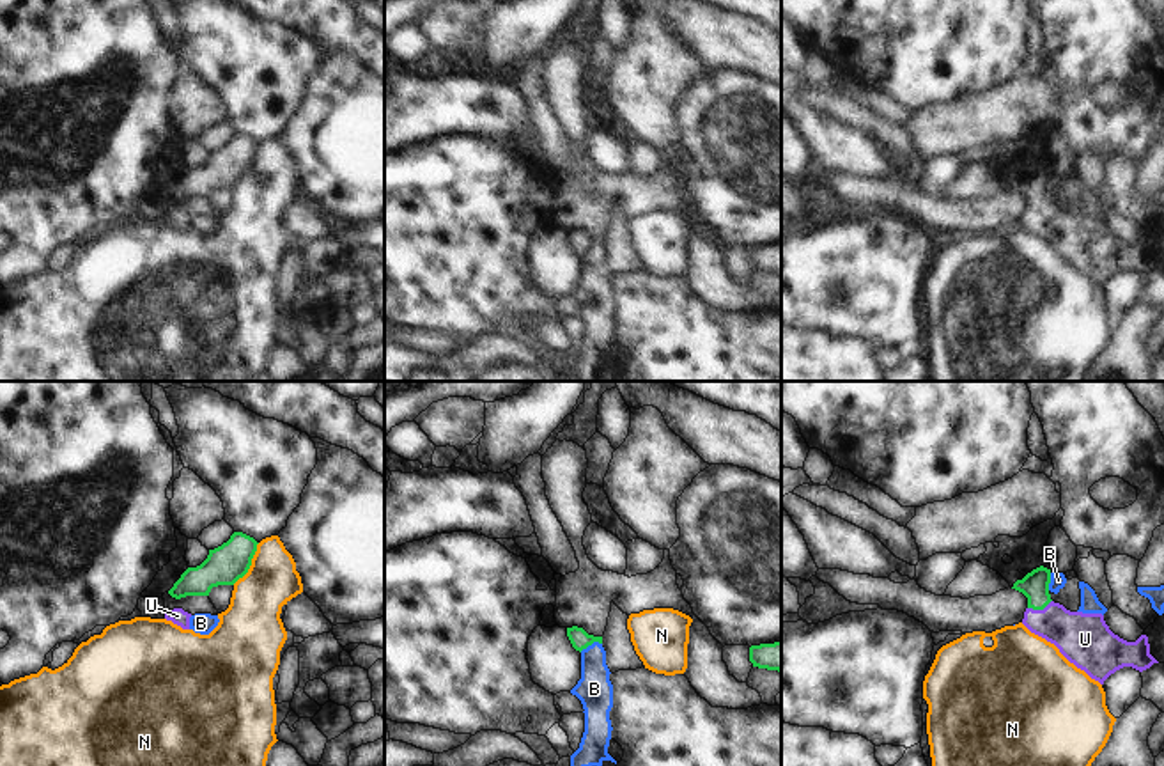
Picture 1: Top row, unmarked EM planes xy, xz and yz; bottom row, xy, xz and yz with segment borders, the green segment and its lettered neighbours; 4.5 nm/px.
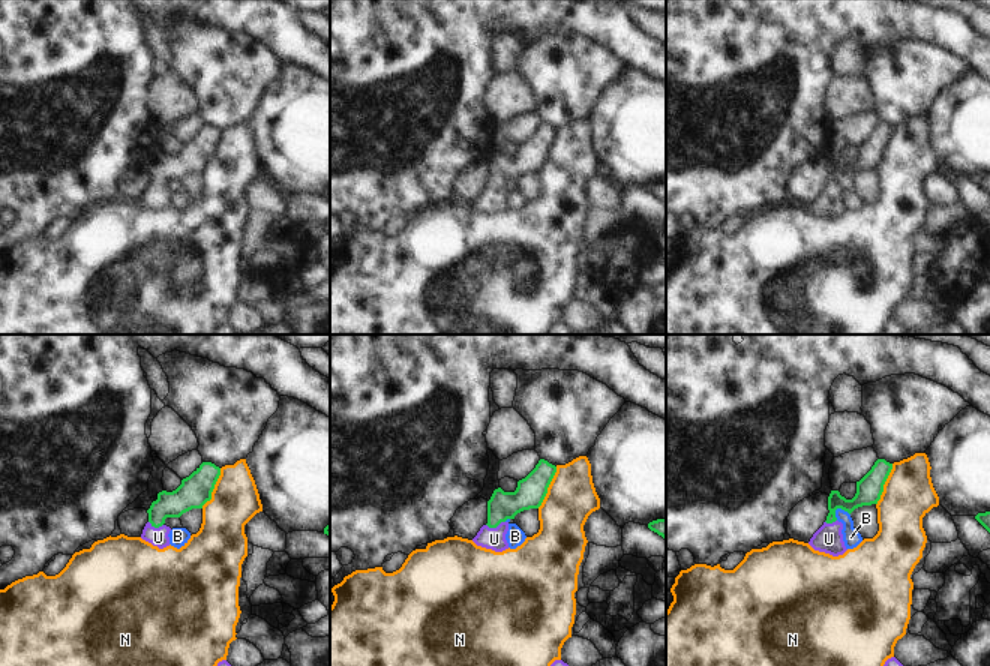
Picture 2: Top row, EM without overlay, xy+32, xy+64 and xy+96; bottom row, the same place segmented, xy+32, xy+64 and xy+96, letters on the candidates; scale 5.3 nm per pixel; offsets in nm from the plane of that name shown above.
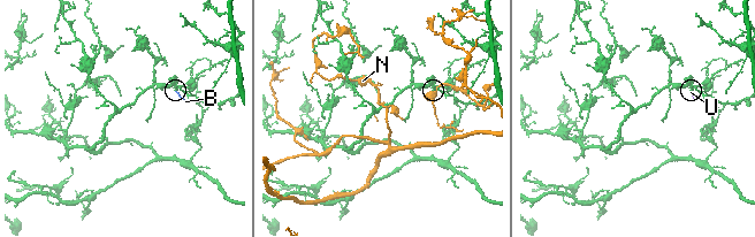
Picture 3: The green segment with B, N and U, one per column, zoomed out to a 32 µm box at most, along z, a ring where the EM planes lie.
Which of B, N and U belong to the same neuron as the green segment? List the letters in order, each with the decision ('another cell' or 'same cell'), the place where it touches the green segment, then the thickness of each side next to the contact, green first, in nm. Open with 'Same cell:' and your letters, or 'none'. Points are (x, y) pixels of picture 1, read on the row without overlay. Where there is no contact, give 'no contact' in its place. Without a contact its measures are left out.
Same cell: U
B: another cell; meets green in xz at (590, 247); 90 nm thick on the green side, 160 nm on the other
N: another cell; meets green in xy at (250, 167); 180 nm thick on the green side, 260 nm on the other
U: same cell; meets green in yz at (1039, 211); 130 nm thick on the green side, 240 nm on the other

